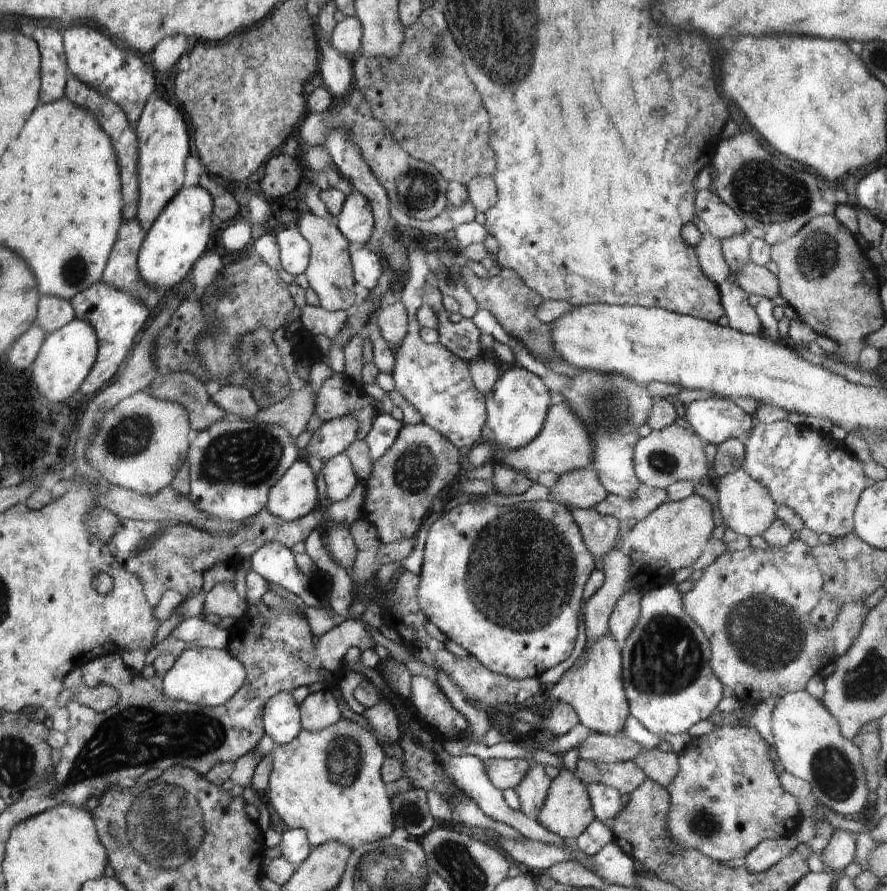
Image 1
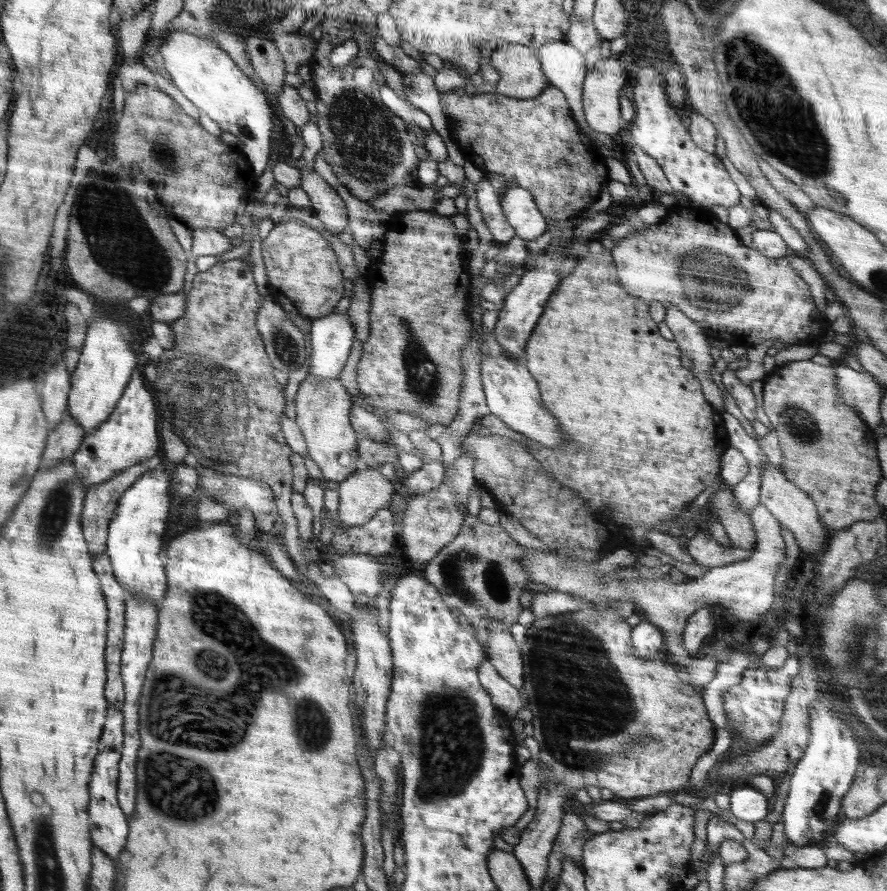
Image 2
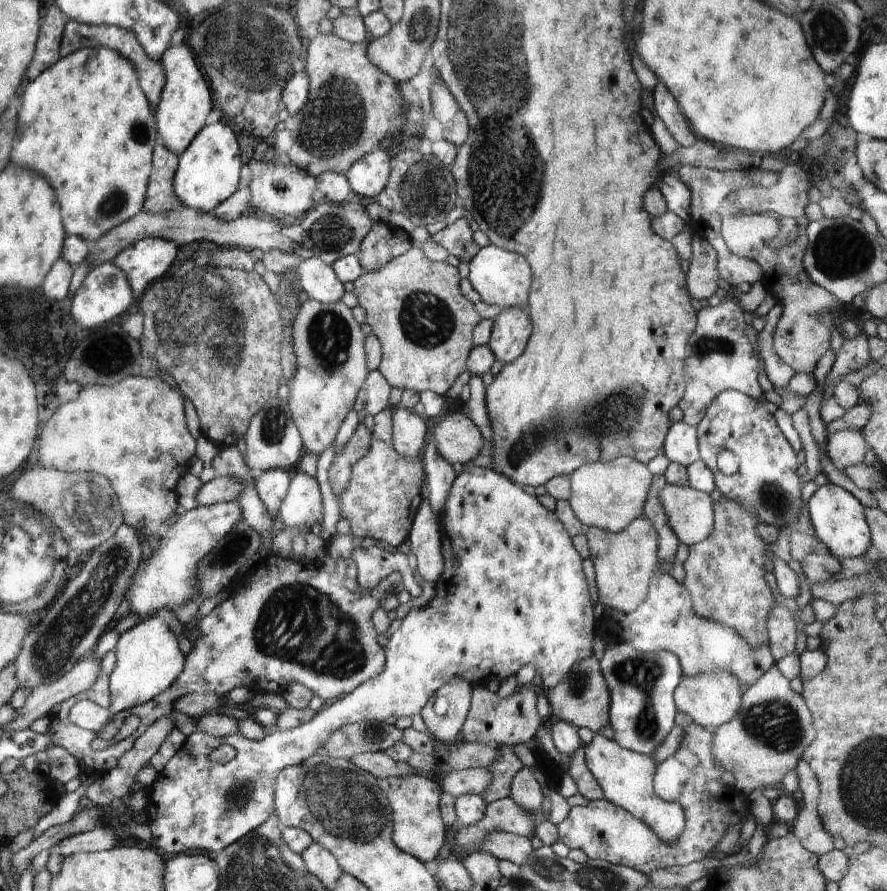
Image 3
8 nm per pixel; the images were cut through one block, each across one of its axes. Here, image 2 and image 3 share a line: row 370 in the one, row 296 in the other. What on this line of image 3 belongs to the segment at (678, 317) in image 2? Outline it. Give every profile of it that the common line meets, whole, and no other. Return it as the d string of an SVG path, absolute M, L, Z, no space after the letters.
M695 235L689 262L690 269L685 275L690 296L698 300L710 298L715 294L720 279L716 249L704 237Z

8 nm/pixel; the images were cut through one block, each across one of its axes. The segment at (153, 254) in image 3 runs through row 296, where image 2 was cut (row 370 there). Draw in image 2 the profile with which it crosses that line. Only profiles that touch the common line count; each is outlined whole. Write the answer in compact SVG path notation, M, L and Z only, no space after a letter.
M141 359L113 414L100 427L97 427L97 430L85 435L81 447L72 456L78 475L85 483L86 492L89 487L105 483L125 468L140 464L157 454L157 448L160 446L157 405L154 404L154 396L152 397L146 385L143 364L144 361Z

